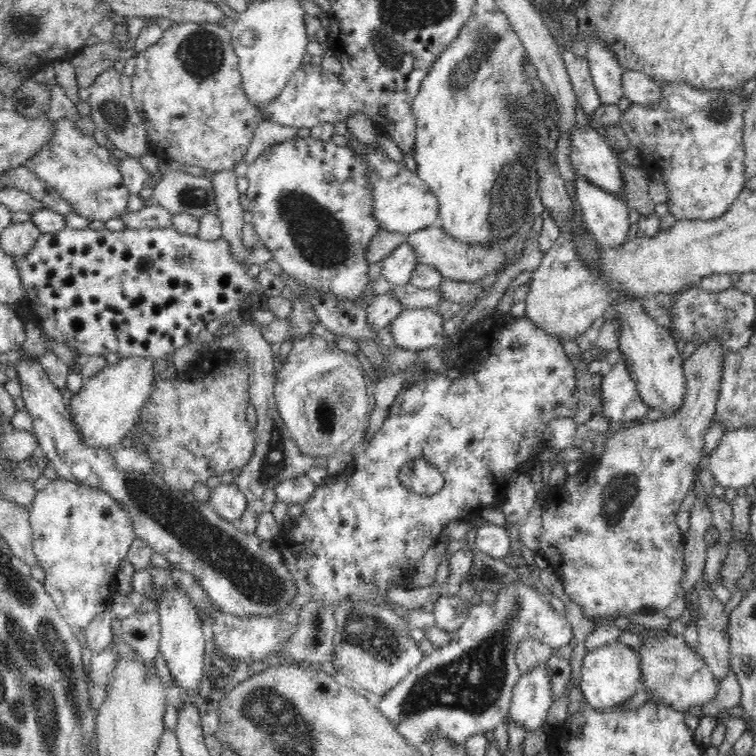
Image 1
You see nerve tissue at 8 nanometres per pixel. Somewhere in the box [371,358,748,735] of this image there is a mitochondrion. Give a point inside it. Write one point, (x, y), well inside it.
(475, 681)

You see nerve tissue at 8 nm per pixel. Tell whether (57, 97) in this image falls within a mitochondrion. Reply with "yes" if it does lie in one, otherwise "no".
no

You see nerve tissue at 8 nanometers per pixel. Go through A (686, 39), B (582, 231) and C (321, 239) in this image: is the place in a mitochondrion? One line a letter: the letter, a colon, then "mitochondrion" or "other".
A: other
B: other
C: mitochondrion

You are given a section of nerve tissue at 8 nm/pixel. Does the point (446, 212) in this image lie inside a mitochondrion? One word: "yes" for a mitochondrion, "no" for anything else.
no

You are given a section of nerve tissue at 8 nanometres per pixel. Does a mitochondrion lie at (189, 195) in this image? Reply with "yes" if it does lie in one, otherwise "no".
yes

